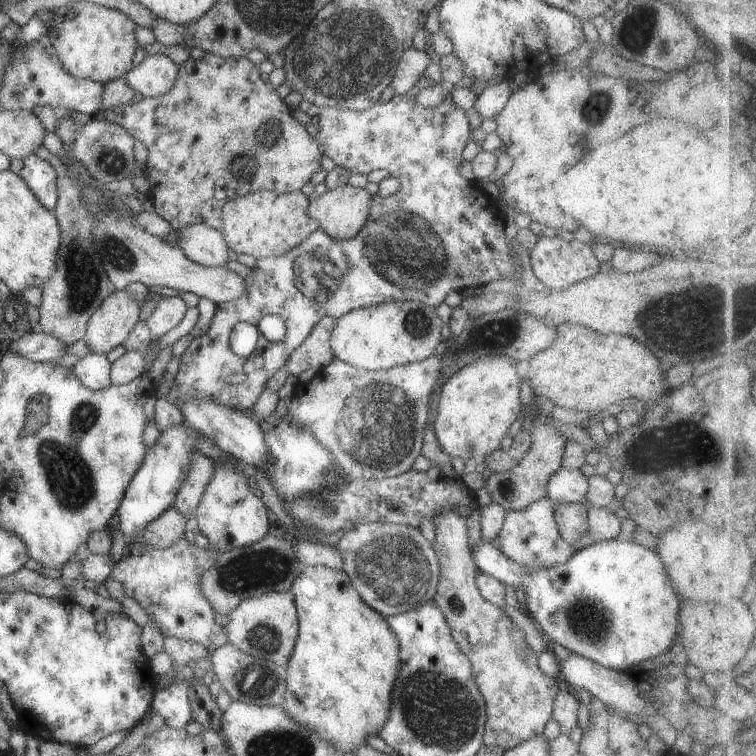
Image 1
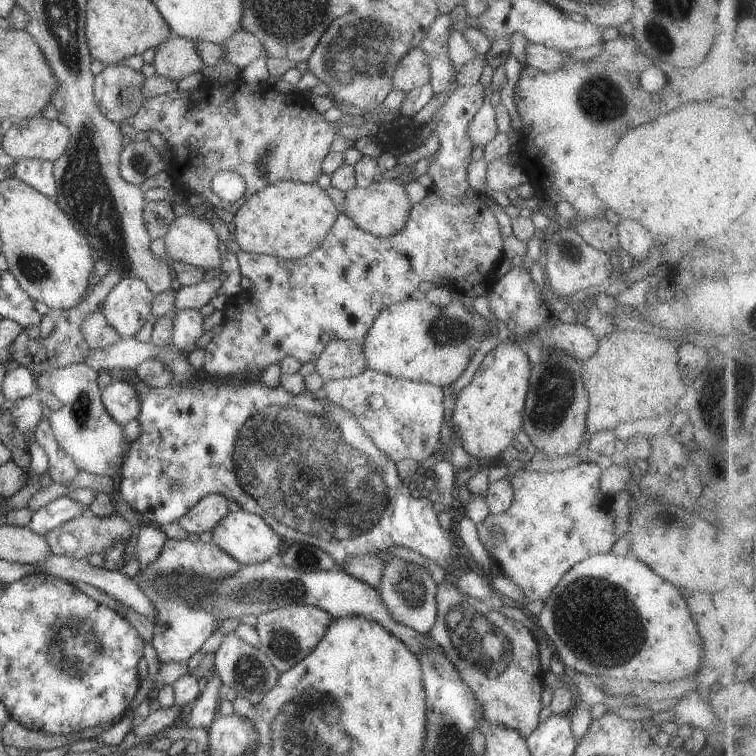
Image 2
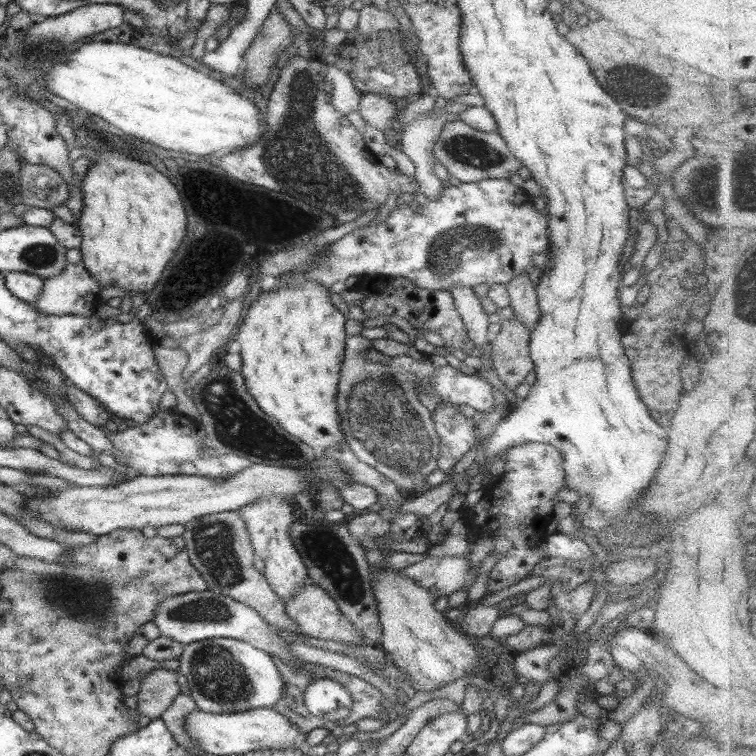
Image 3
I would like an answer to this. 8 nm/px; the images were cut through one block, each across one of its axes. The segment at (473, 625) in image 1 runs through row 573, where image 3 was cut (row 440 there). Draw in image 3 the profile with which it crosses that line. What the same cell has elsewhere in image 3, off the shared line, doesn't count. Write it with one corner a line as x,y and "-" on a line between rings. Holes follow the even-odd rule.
438,404
431,418
440,441
438,469
452,473
456,462
477,447
476,424
473,418
466,418
459,407
452,404

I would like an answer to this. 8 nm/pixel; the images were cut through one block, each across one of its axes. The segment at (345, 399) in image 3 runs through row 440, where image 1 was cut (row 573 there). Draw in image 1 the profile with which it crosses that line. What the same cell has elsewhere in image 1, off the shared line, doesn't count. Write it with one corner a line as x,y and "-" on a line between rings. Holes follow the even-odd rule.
364,523
353,530
347,530
334,546
341,552
343,571
351,578
352,584
362,600
384,618
419,609
433,600
439,581
440,563
433,544
420,533
419,527
396,523

